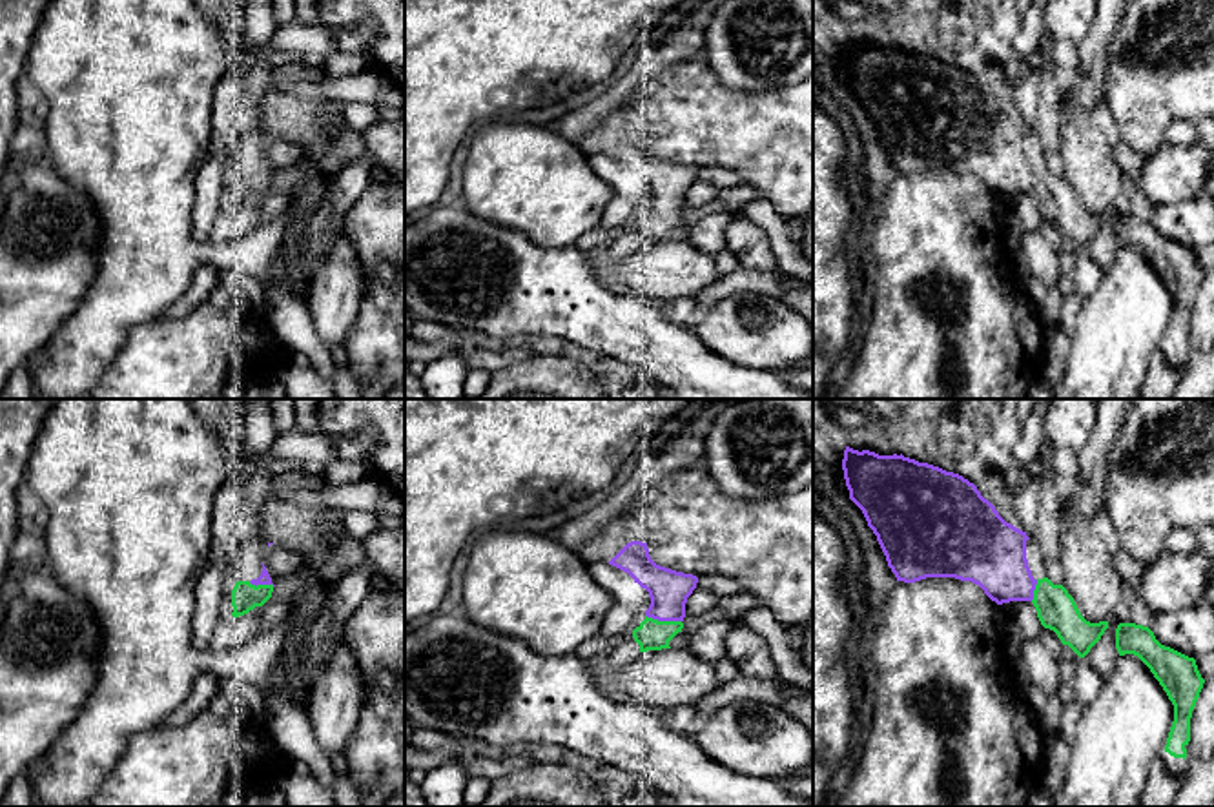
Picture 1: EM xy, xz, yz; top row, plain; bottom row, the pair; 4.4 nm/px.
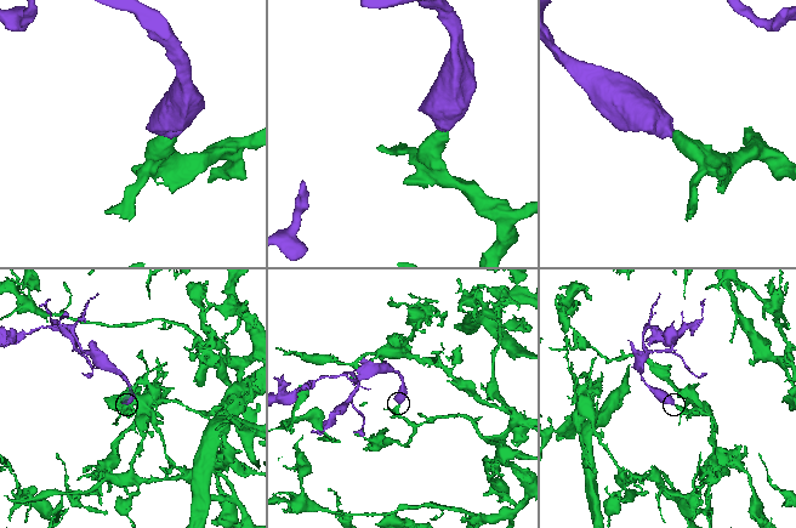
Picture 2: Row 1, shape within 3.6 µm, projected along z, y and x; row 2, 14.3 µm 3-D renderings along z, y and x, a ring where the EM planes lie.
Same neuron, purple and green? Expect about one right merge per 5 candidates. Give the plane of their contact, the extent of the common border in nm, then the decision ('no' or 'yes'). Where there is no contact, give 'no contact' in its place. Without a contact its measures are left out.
contact in xz; length 160 nm; yes

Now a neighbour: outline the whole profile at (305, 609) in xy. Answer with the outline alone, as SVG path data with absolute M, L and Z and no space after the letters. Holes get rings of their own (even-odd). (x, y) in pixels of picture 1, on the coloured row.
M308 581L297 599L288 610L290 630L283 641L283 650L286 654L286 681L297 692L297 705L306 707L310 698L310 689L301 687L301 645L304 643L304 634L312 621L317 618L326 599L326 583Z

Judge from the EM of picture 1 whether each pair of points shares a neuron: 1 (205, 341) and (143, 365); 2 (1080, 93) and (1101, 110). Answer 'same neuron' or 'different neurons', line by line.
1: same neuron
2: different neurons

